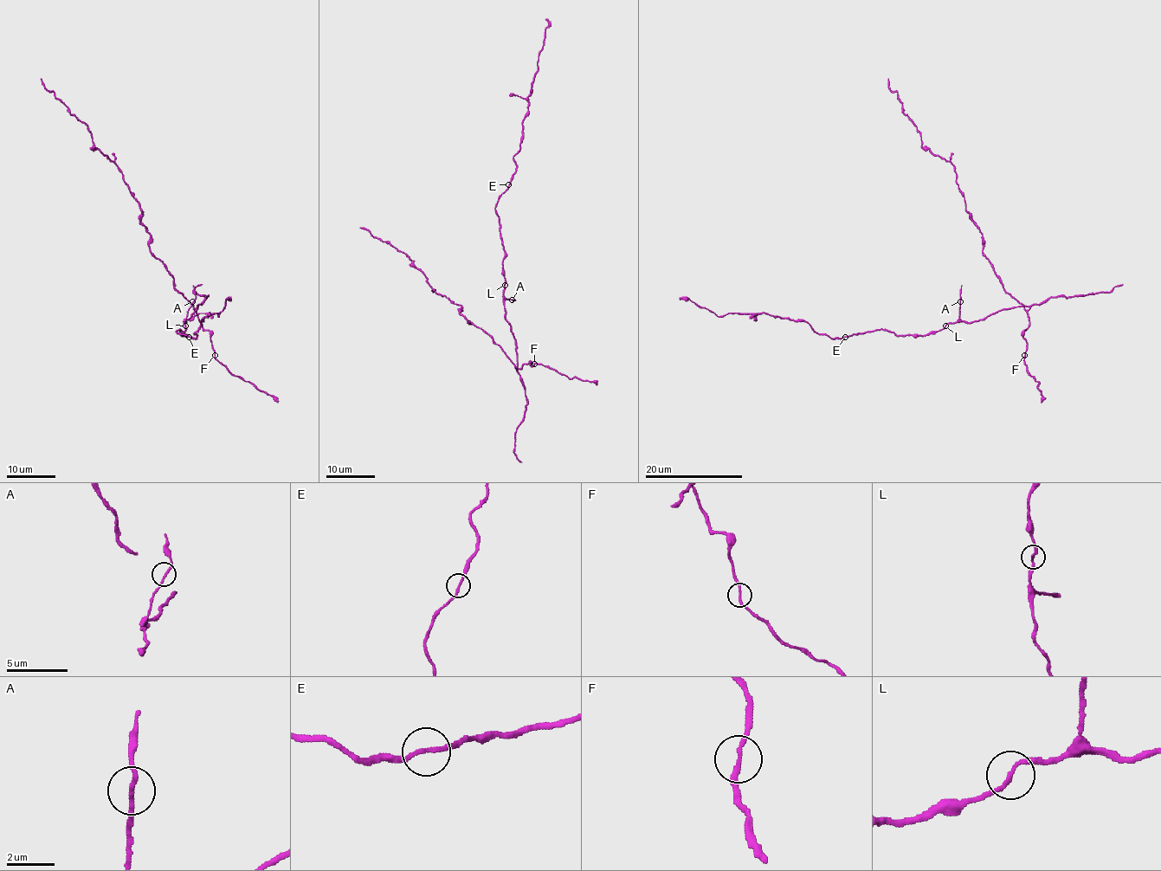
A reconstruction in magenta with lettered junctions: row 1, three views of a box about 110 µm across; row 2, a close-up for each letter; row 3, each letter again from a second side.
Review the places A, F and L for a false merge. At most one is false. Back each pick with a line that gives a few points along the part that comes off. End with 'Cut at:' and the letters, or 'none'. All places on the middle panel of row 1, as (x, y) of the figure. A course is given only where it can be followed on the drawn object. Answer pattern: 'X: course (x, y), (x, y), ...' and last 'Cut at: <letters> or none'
Cut at: none

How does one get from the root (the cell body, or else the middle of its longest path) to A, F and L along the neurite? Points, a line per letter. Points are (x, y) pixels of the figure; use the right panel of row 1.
A: (1002, 308), (981, 319), (964, 322), (960, 319), (960, 301)
F: (1002, 308), (1029, 307), (1027, 312), (1029, 323), (1023, 332), (1024, 355)
L: (1002, 308), (977, 320), (957, 320), (945, 325)

